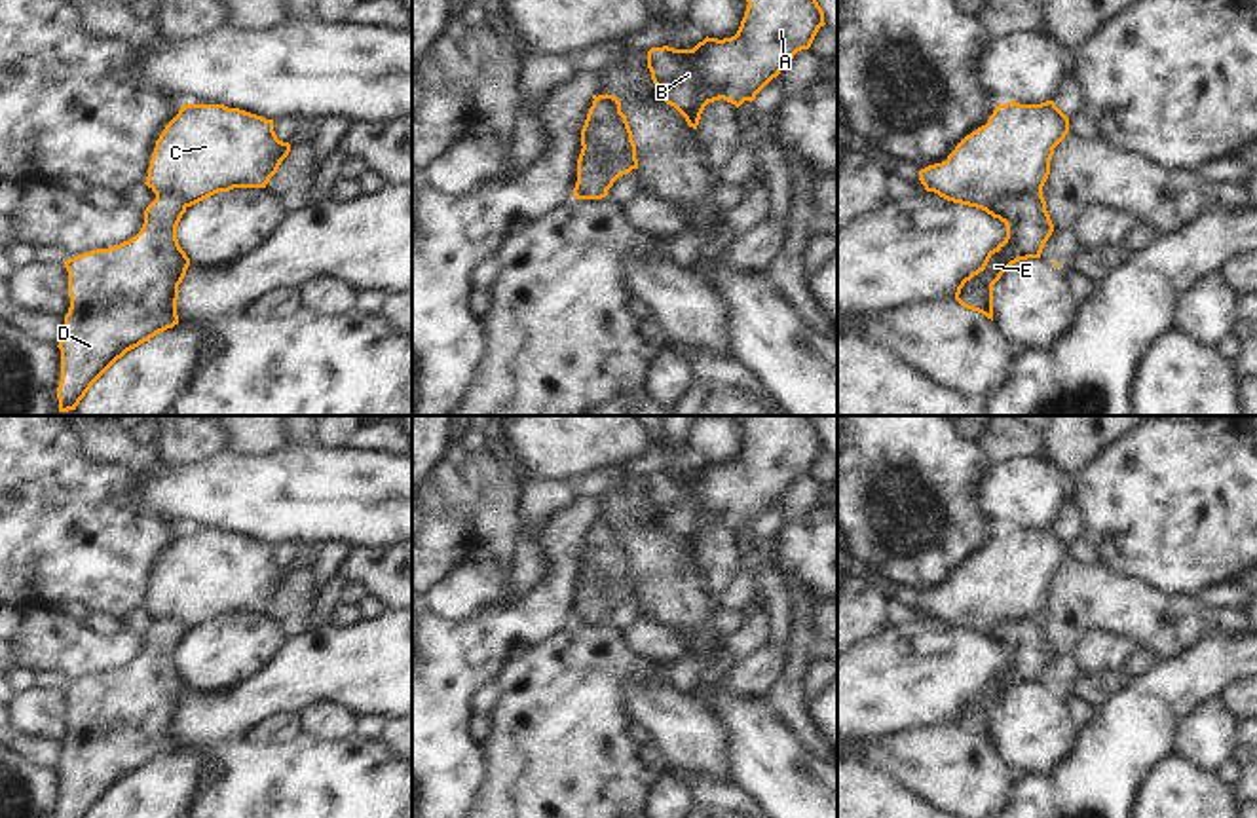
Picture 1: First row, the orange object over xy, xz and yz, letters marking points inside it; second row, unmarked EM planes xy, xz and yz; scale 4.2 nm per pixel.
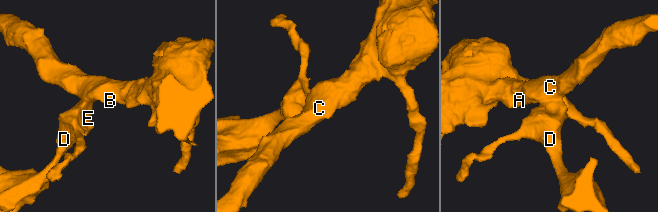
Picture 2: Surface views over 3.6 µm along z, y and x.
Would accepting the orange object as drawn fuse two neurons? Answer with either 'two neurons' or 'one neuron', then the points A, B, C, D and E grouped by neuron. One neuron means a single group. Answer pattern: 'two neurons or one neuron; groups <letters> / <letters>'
two neurons; groups A B C / D E

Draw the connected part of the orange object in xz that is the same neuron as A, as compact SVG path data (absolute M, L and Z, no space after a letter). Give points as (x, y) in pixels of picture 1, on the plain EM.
M746 416L744 423L748 431L735 461L706 461L693 474L647 476L661 524L693 554L708 528L723 524L737 533L752 528L826 450L811 416Z

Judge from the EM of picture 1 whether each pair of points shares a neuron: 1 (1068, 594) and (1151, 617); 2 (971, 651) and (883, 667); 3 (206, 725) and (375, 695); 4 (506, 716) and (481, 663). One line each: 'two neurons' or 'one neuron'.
1: one neuron
2: one neuron
3: one neuron
4: two neurons

